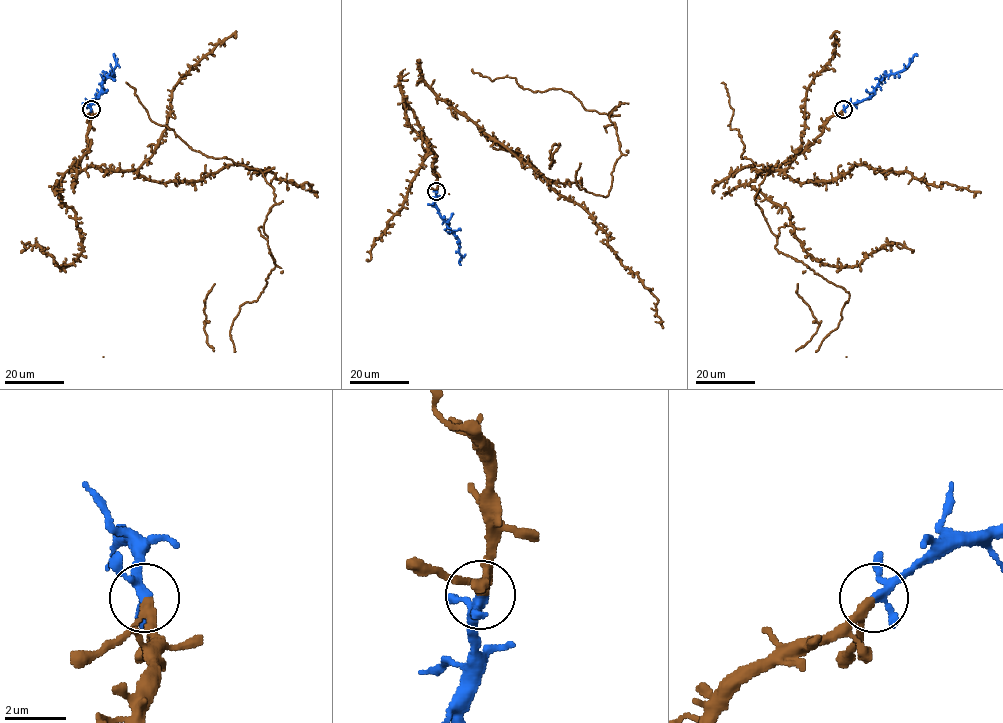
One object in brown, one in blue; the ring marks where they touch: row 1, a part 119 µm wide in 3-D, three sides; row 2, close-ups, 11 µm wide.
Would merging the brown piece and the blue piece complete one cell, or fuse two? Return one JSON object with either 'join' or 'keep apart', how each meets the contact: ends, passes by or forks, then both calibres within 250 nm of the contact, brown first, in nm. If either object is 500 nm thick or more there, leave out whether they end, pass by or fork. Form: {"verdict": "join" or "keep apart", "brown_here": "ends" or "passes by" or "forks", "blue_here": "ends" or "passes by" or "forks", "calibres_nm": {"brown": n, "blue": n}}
{"verdict": "join", "brown_here": "passes by", "blue_here": "forks", "calibres_nm": {"brown": 240, "blue": 220}}

